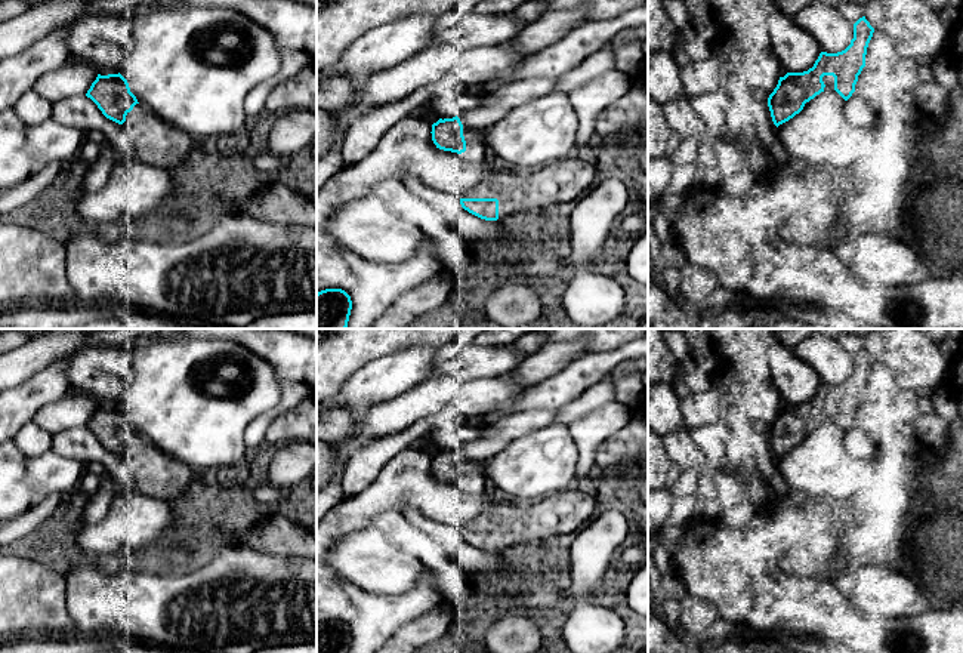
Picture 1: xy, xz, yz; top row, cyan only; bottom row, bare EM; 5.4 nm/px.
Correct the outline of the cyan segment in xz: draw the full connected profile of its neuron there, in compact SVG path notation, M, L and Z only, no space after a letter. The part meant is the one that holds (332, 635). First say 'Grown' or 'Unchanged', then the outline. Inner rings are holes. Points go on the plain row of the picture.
Unchanged. M342 620L317 625L317 653L349 653L351 641L351 628Z

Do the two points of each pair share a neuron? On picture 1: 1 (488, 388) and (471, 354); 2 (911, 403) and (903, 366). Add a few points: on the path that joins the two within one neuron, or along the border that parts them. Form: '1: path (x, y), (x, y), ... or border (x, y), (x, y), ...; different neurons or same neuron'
1: border (505, 373), (481, 378), (447, 376); different neurons
2: border (903, 390), (914, 390), (923, 394); different neurons

